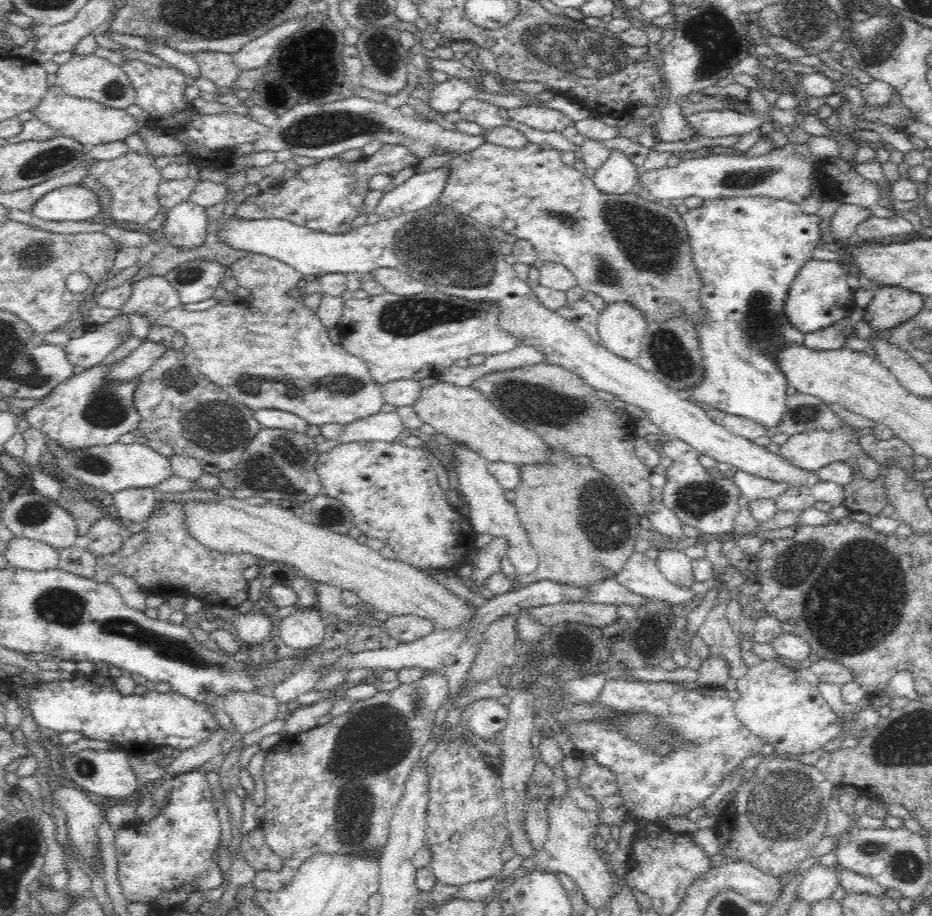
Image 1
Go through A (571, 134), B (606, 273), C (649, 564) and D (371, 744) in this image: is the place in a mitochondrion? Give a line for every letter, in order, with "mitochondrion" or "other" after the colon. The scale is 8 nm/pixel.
A: other
B: mitochondrion
C: other
D: mitochondrion

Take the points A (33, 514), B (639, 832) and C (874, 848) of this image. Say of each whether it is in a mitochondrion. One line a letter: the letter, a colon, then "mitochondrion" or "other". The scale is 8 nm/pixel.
A: mitochondrion
B: other
C: mitochondrion

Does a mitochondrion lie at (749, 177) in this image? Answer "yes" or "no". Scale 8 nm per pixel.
yes

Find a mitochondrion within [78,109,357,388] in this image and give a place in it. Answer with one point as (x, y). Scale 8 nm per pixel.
(189, 277)

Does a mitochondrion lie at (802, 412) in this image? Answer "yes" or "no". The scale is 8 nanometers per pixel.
yes

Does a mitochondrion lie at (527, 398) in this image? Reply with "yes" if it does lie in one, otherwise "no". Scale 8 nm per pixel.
yes

